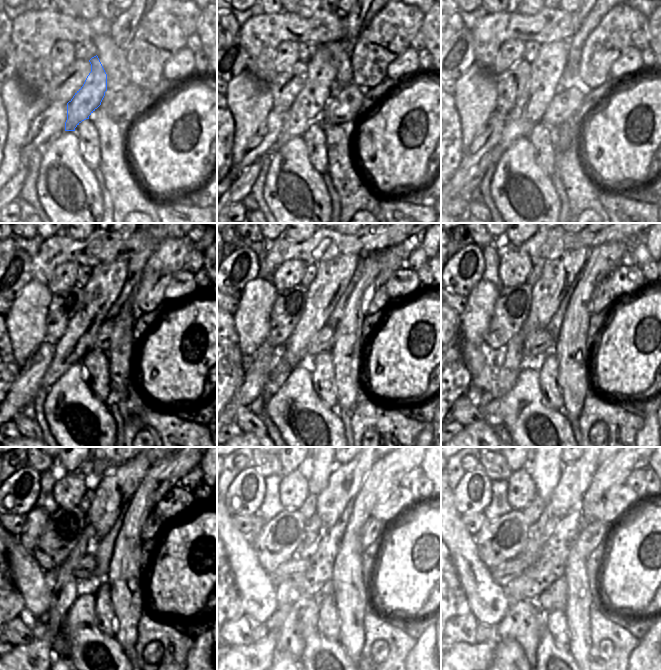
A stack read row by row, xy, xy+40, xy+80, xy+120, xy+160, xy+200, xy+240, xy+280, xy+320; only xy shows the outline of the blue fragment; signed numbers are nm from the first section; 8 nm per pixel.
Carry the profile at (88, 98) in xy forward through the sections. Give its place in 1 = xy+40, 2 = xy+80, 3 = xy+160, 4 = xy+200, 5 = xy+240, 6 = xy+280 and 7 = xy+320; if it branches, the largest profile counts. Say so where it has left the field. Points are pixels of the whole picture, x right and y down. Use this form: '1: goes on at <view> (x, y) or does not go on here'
1: goes on at xy+40 (309, 104)
2: goes on at xy+80 (548, 68)
3: goes on at xy+160 (333, 276)
4: goes on at xy+200 (557, 275)
5: goes on at xy+240 (116, 486)
6: goes on at xy+280 (346, 479)
7: goes on at xy+320 (575, 478)

